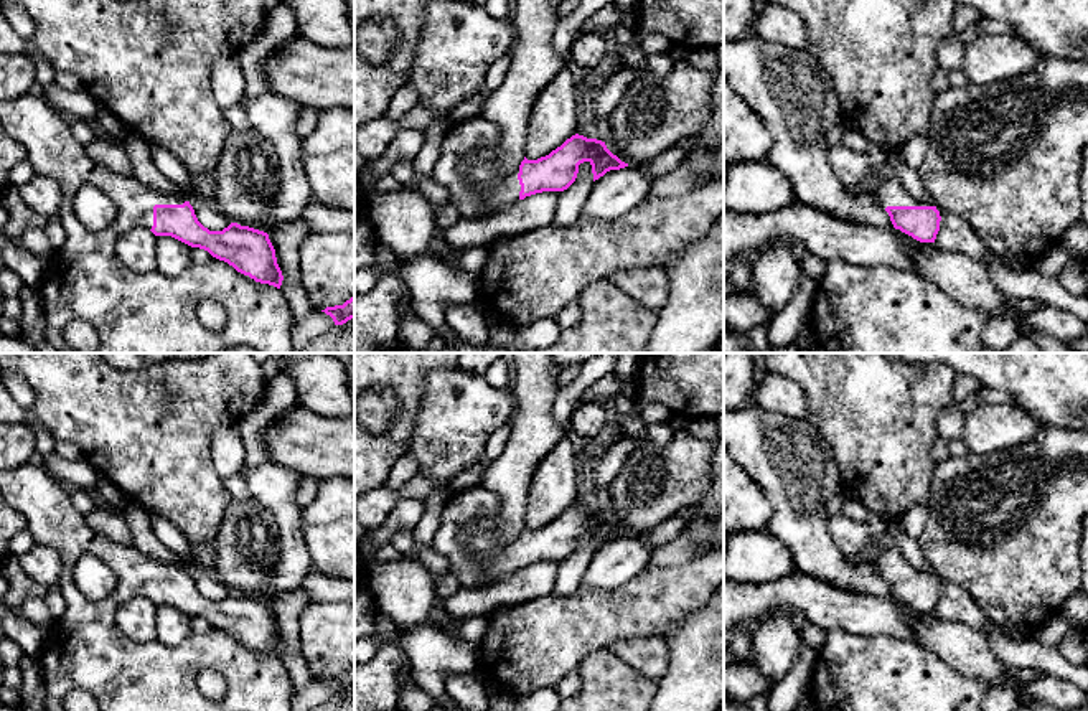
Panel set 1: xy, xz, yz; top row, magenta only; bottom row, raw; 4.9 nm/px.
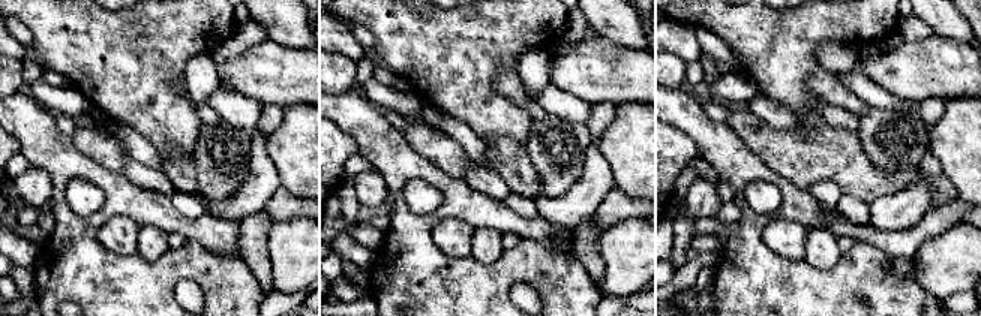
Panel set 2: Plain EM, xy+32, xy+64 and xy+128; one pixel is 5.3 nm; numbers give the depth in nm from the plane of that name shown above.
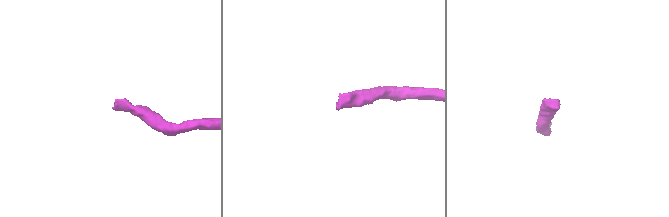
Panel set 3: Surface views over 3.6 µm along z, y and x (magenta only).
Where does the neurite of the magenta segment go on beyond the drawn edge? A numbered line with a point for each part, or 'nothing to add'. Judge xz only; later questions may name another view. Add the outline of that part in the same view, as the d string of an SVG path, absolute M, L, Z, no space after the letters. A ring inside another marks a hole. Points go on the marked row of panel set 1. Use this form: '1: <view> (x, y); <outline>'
1: xz (482, 185); M483 115L452 122L443 135L432 180L442 185L455 206L458 218L480 219L483 213L495 214L519 201L519 167L499 175L496 160L483 160L468 175L458 170L460 158L471 150L495 152L501 142L501 129Z

